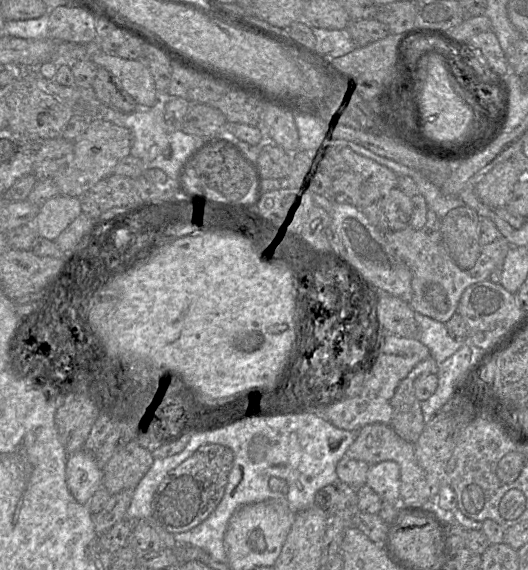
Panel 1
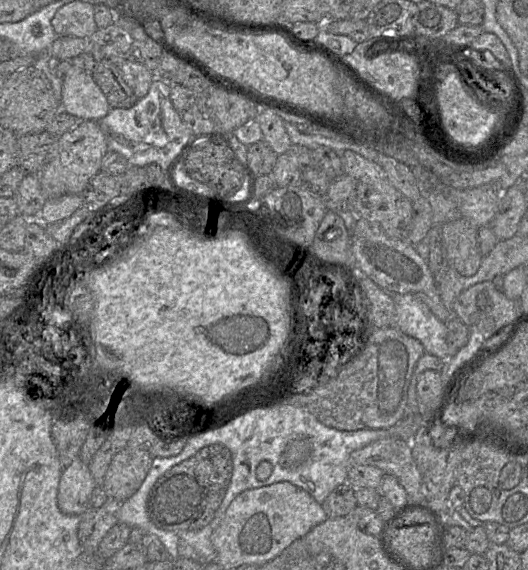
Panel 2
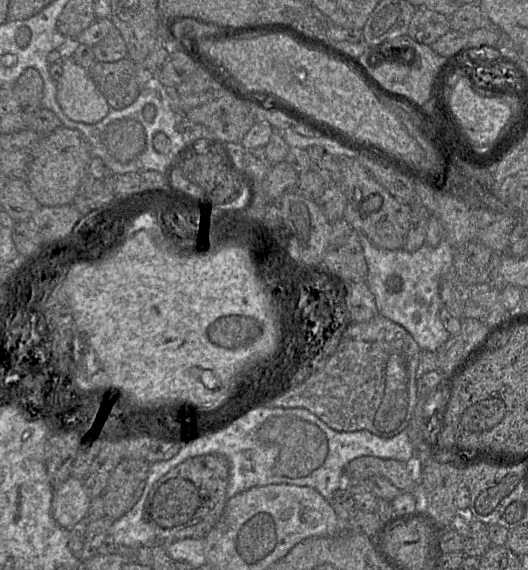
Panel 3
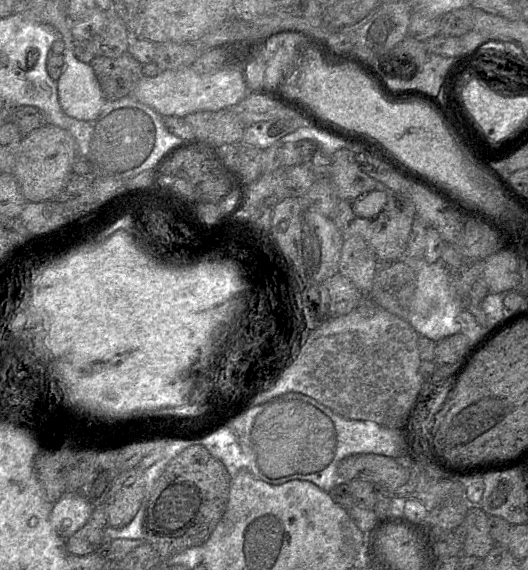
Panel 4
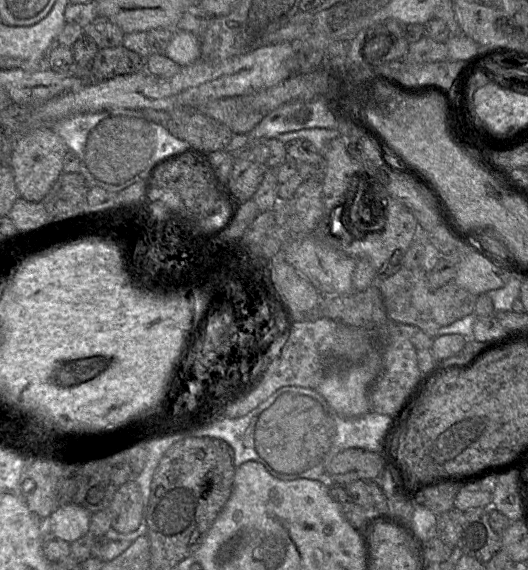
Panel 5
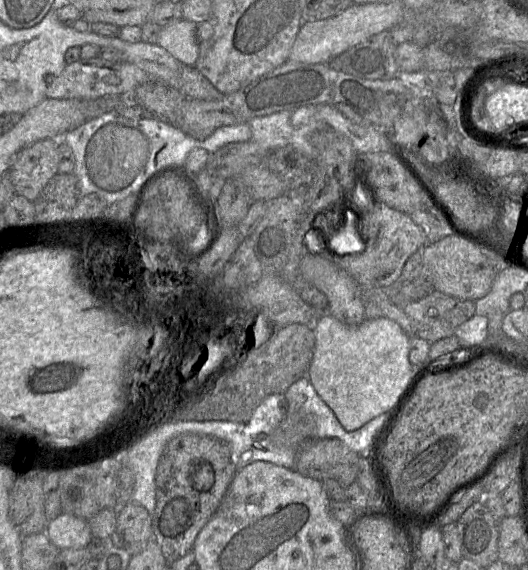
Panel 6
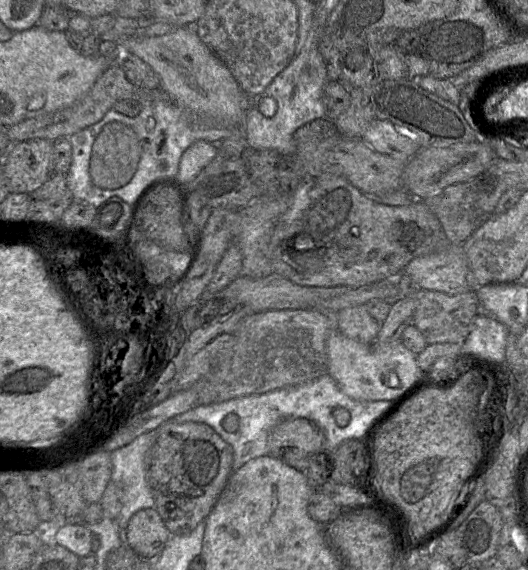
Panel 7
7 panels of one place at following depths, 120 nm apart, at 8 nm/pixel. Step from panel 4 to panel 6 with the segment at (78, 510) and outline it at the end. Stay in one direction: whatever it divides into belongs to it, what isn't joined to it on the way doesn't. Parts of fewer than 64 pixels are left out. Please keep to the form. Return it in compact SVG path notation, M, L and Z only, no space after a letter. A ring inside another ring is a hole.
M69 513L49 520L45 534L60 550L86 548L92 537L88 521Z

